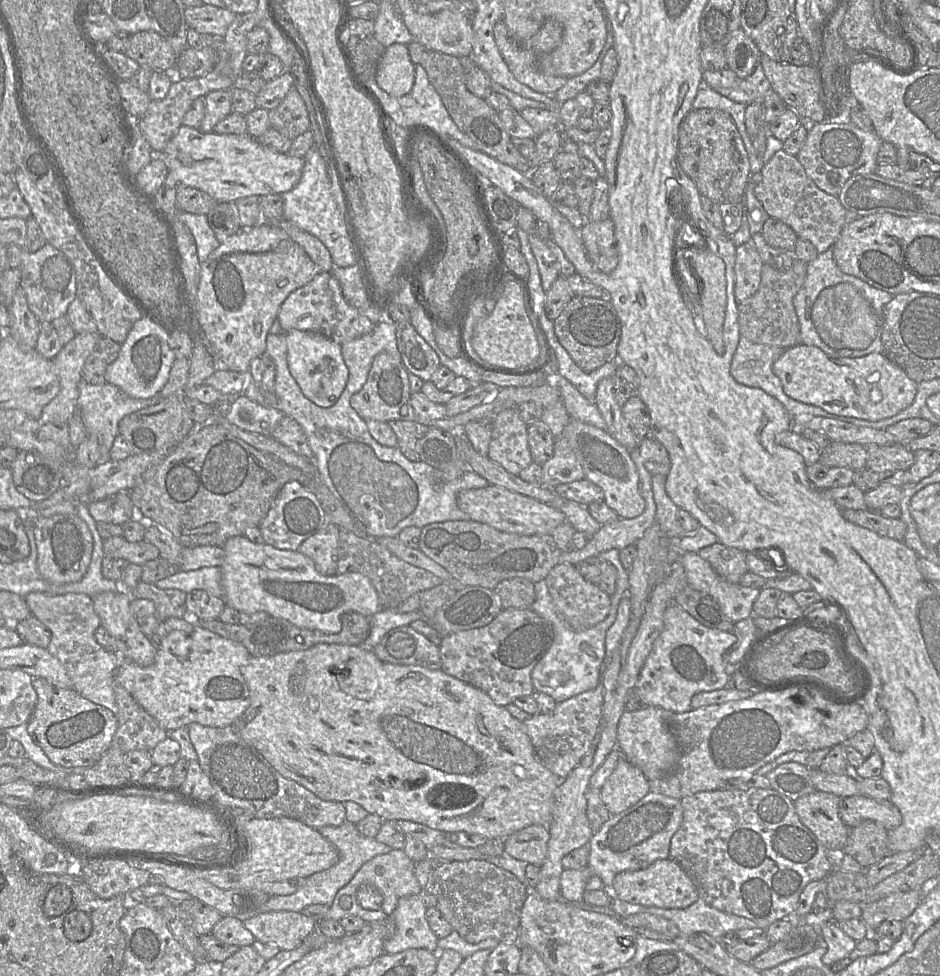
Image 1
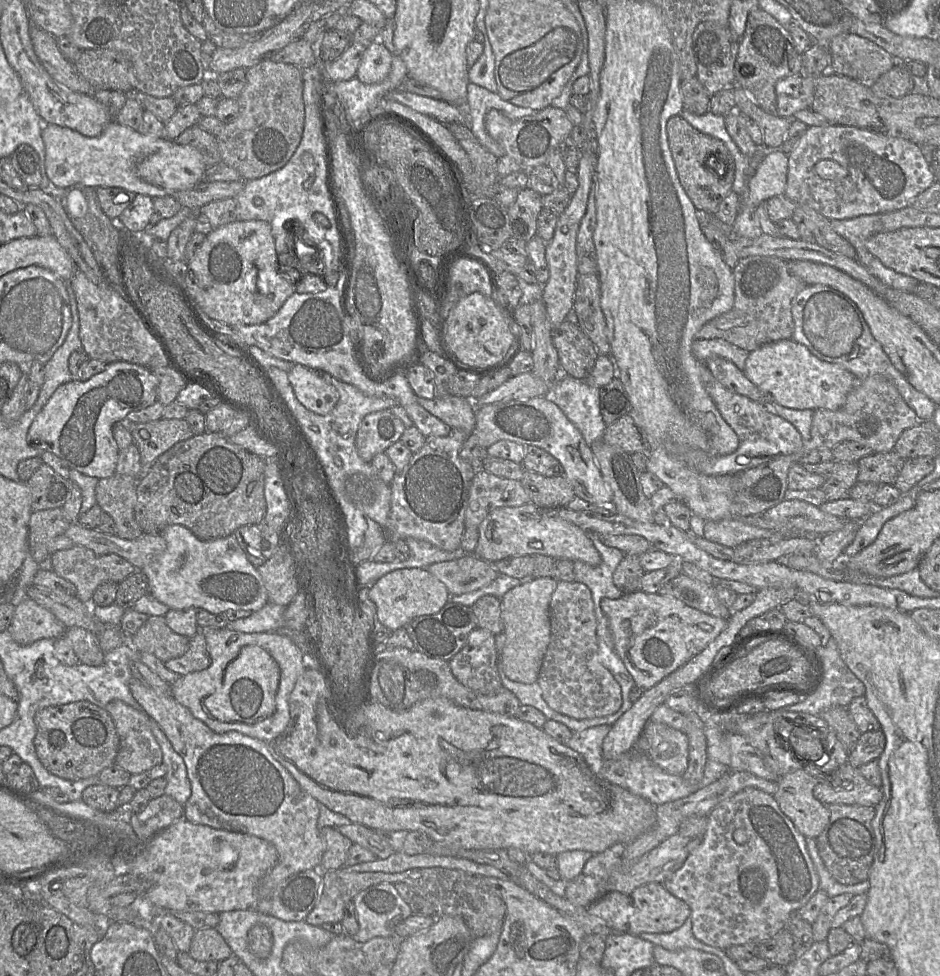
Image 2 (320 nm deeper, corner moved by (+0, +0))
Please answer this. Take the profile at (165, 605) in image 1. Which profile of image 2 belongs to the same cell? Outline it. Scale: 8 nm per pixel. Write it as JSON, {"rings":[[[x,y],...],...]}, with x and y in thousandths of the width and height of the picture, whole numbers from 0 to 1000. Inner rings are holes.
{"rings":[[[159,631],[143,651],[136,652],[136,659],[147,668],[163,670],[177,678],[198,668],[201,654],[184,648],[174,631]]]}

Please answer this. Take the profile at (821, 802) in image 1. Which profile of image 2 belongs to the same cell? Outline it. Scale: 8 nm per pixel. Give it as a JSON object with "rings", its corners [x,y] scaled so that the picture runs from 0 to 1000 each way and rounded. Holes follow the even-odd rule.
{"rings":[[[853,789],[837,792],[827,800],[827,810],[822,815],[831,831],[843,841],[846,848],[857,859],[869,859],[883,839],[881,826],[865,815],[870,798]]]}

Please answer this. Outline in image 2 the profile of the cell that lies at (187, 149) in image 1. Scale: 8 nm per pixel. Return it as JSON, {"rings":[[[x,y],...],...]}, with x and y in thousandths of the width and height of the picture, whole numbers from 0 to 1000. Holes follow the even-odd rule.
{"rings":[[[117,125],[102,140],[90,139],[72,130],[47,127],[45,141],[48,149],[48,174],[52,184],[62,193],[72,193],[80,189],[104,193],[126,192],[144,199],[161,203],[183,201],[206,192],[216,184],[220,169],[214,157],[205,150],[190,149],[176,140],[152,138],[146,133]]]}

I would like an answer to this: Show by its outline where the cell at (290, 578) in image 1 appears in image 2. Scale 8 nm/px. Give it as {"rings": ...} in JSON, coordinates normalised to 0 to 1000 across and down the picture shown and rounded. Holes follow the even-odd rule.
{"rings":[[[180,538],[169,548],[177,554],[174,566],[163,572],[150,585],[157,595],[159,608],[180,624],[216,624],[226,629],[241,625],[270,627],[285,618],[285,609],[273,582],[263,573],[249,548],[215,553],[194,538]]]}

